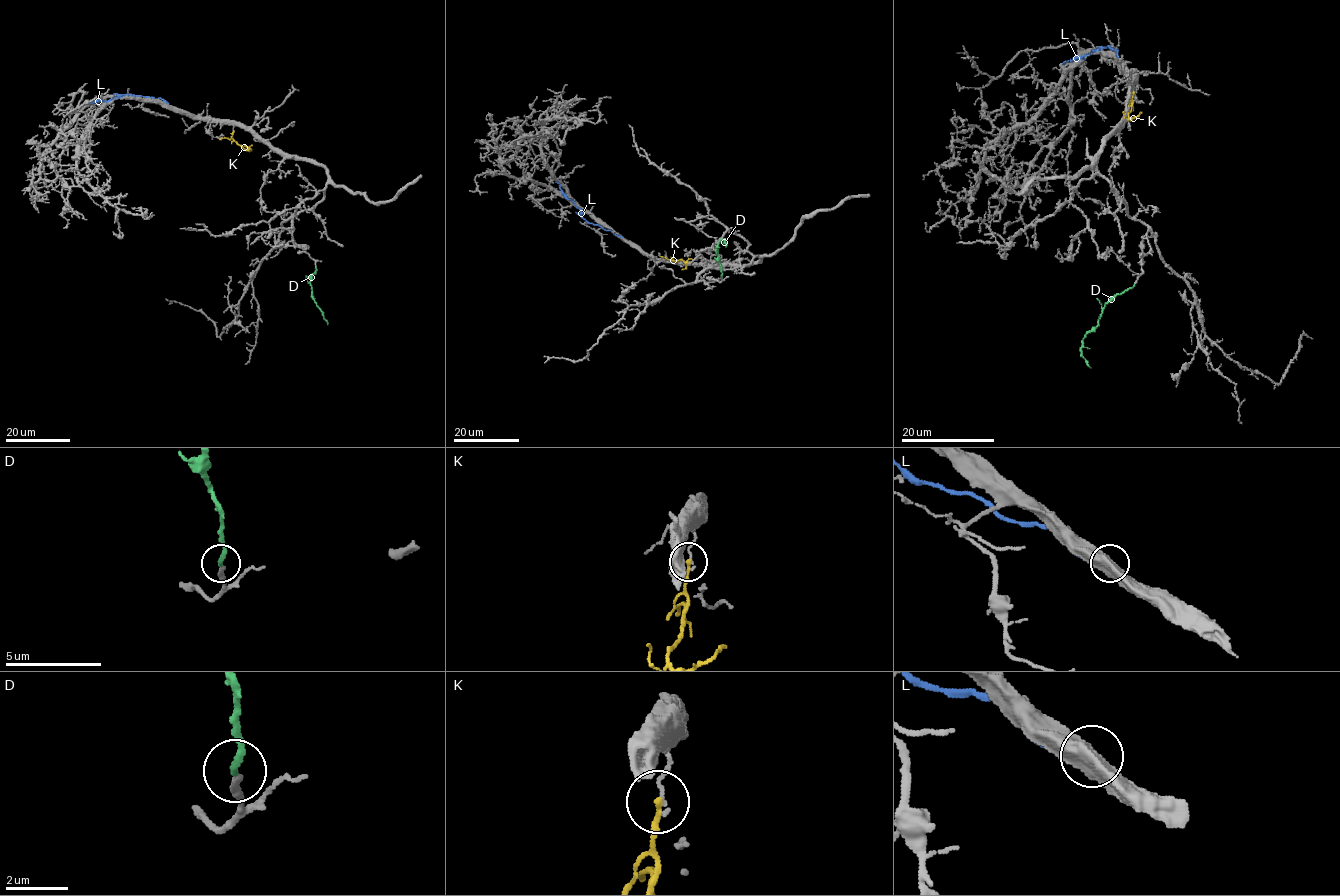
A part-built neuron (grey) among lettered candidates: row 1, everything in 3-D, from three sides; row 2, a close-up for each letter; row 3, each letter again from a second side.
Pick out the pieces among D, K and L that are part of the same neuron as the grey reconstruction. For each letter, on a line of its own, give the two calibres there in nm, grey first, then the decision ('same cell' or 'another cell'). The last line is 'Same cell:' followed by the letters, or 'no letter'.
D: calibres 200 and 220 nm; same cell
K: calibres 120 and 190 nm; another cell
L: calibres 700 and 320 nm; another cell
Same cell: D

